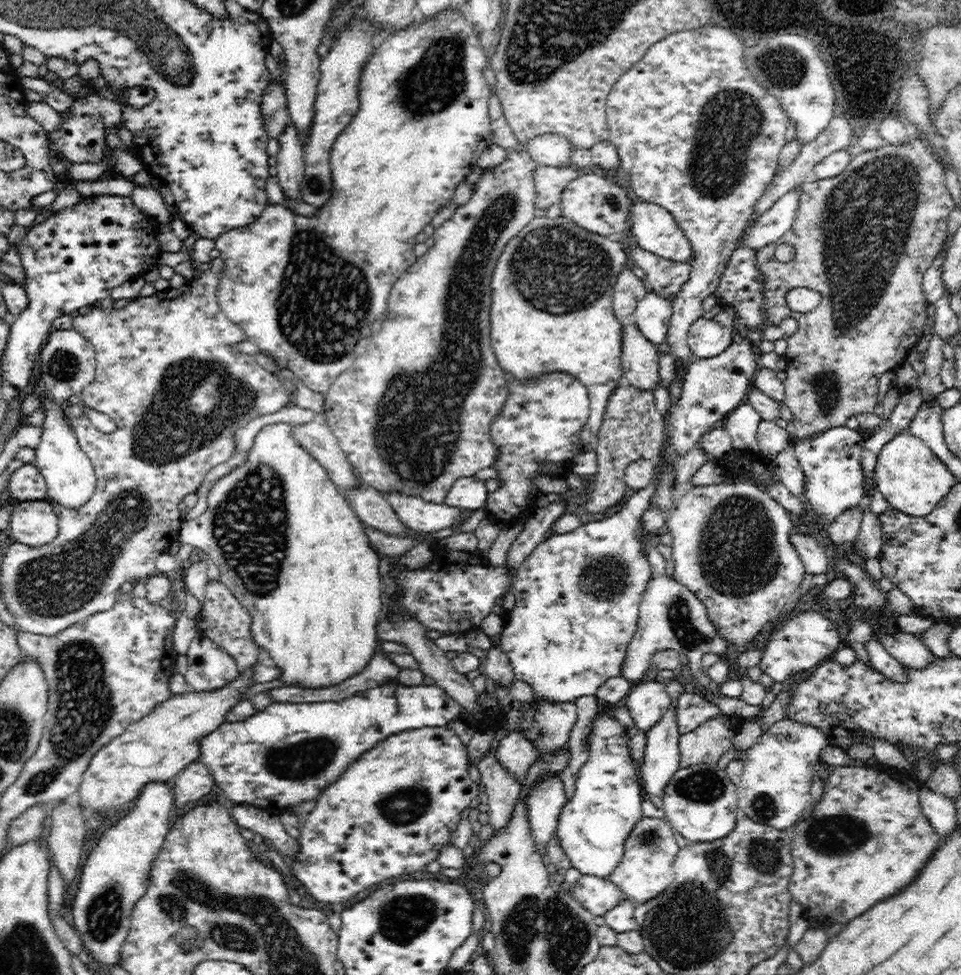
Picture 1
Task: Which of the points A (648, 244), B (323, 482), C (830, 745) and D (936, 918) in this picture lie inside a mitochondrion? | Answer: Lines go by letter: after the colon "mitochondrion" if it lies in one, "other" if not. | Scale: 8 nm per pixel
A: other
B: other
C: other
D: other

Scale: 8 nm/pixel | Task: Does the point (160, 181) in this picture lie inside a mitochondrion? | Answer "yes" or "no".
no

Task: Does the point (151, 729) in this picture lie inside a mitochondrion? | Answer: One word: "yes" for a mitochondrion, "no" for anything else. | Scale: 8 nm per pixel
no

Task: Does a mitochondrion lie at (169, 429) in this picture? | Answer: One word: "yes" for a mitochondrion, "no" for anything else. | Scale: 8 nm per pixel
yes

